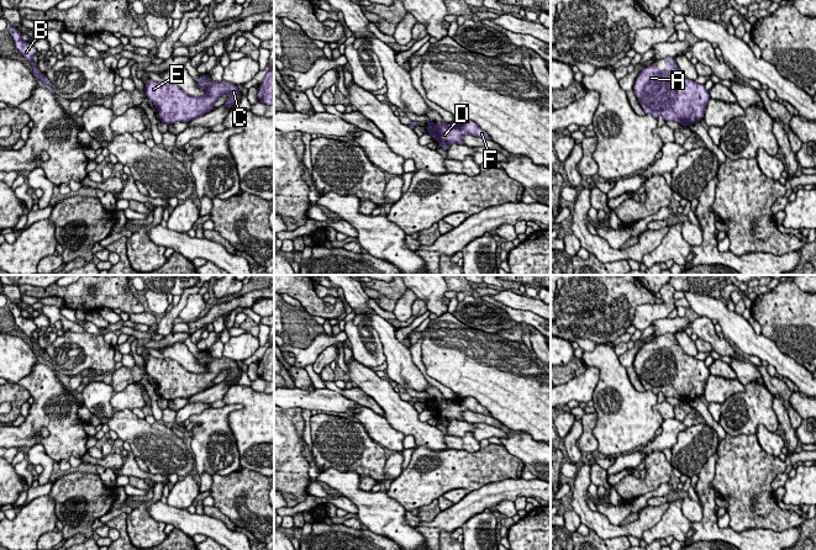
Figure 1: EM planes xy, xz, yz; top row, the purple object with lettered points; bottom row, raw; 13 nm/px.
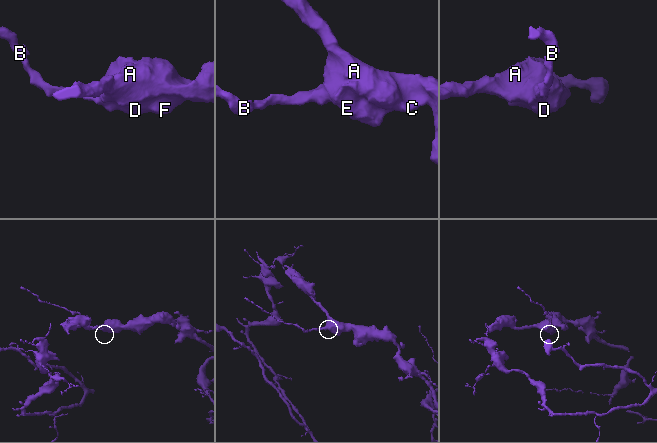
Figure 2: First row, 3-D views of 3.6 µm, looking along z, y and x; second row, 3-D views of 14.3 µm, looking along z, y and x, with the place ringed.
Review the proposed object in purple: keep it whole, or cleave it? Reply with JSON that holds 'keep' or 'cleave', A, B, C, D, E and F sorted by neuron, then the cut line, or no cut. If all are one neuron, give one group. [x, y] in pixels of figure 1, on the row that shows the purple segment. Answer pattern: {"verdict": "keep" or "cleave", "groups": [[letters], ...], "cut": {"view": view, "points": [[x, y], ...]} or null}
{"verdict": "keep", "groups": [["A", "B", "C", "D", "E", "F"]], "cut": null}

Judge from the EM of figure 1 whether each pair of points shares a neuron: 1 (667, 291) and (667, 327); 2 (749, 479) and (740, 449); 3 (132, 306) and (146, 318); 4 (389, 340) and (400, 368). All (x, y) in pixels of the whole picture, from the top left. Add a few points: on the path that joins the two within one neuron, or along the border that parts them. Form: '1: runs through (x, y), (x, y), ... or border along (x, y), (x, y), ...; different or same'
1: border along (667, 316), (651, 323); different
2: runs through (745, 471), (740, 456); same
3: border along (145, 311), (130, 315); different
4: runs through (391, 347), (398, 354), (399, 361); same

